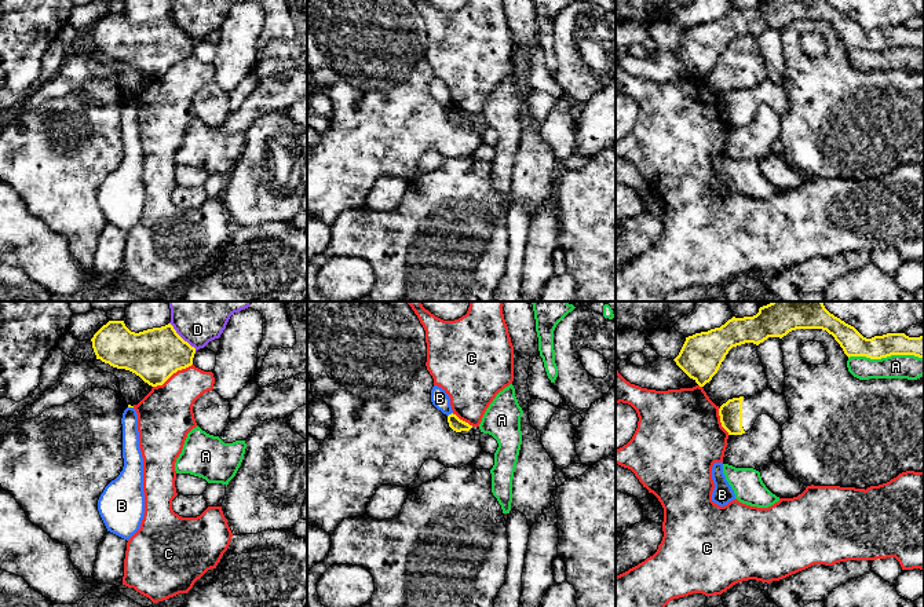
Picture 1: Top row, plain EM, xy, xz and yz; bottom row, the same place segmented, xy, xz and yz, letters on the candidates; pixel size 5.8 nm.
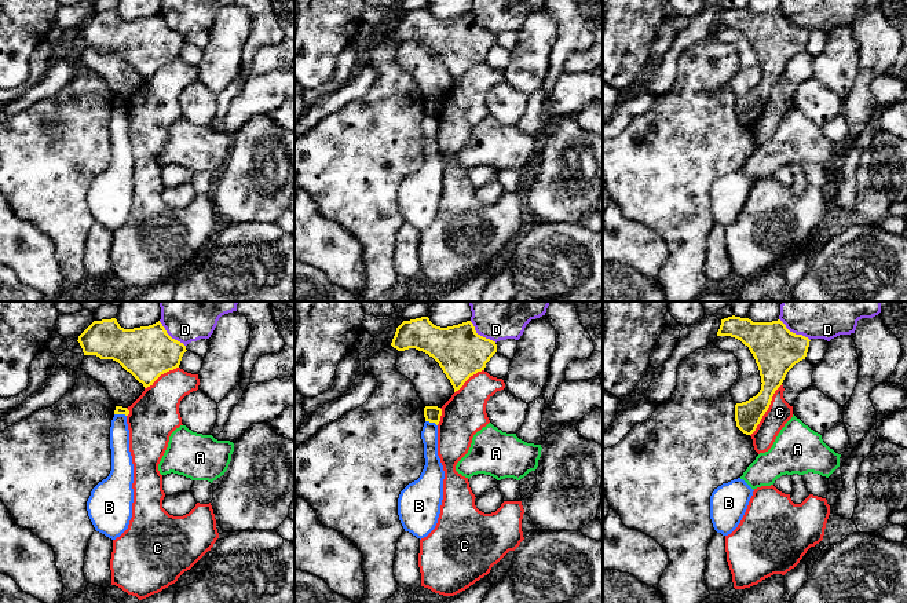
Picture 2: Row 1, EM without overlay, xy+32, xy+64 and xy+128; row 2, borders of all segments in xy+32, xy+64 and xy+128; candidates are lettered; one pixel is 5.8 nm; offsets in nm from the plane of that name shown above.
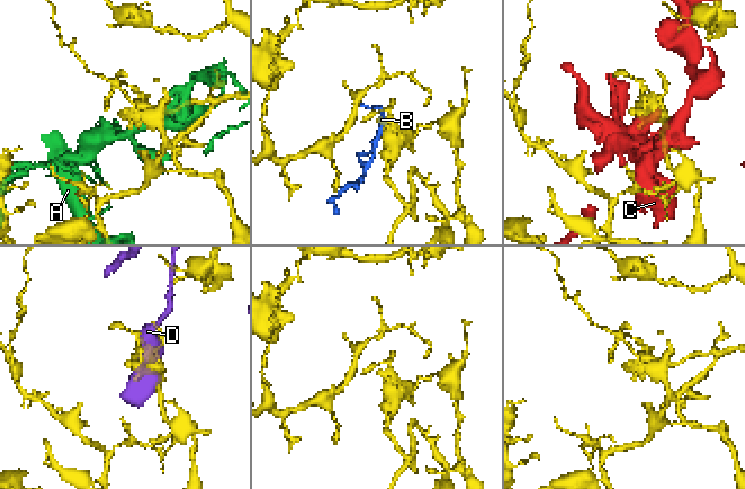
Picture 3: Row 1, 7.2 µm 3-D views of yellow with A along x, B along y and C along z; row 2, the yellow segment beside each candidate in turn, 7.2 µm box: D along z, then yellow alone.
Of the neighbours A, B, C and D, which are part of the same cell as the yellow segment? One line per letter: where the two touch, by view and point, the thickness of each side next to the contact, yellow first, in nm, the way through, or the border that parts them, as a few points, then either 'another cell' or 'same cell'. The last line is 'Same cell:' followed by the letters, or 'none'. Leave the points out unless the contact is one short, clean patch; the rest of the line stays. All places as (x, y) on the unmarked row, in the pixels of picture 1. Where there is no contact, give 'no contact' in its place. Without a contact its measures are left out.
A: meets yellow in yz at (886, 48); 140 nm thick on the yellow side, 140 nm on the other; another cell
B: meets yellow in xz at (449, 106); 80 nm thick on the yellow side, 100 nm on the other; border along xz (452, 103), (448, 108); another cell
C: meets yellow in xy at (172, 65); 300 nm thick on the yellow side, 320 nm on the other; another cell
D: meets yellow in xy at (181, 29); 300 nm thick on the yellow side, 220 nm on the other; another cell
Same cell: none

